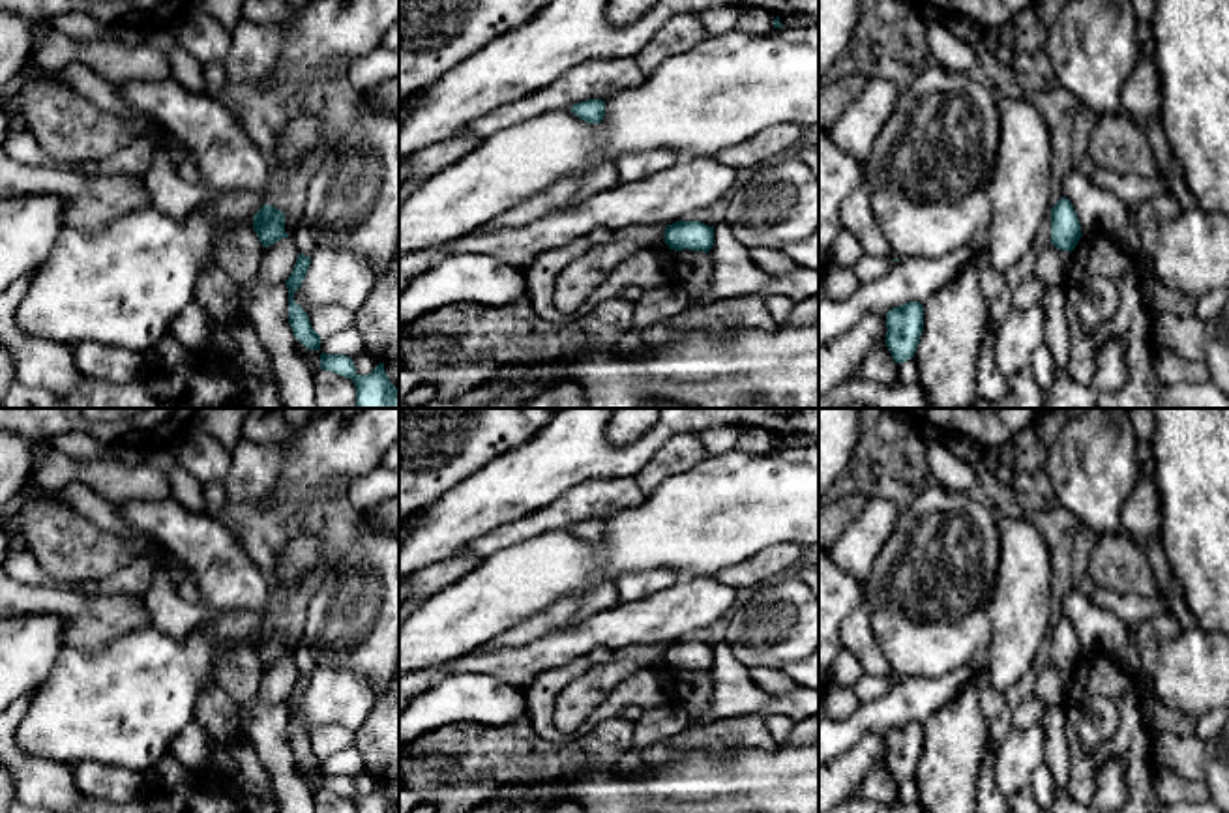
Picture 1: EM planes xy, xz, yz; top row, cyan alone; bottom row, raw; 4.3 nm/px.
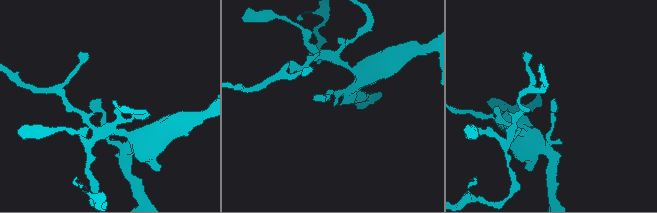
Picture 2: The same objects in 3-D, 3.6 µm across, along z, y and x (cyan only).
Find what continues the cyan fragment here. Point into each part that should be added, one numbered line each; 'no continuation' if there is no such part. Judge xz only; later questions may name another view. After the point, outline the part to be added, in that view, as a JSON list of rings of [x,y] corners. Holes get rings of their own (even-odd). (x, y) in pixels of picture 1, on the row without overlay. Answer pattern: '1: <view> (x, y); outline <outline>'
no continuation

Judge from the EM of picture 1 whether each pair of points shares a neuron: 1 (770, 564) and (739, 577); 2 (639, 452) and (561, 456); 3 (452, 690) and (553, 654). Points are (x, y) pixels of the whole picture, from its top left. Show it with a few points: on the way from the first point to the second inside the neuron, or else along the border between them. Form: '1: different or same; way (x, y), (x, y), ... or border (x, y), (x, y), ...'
1: same; way (763, 566), (746, 574)
2: same; way (621, 456), (579, 456)
3: different; border (446, 675), (491, 673), (523, 695)

